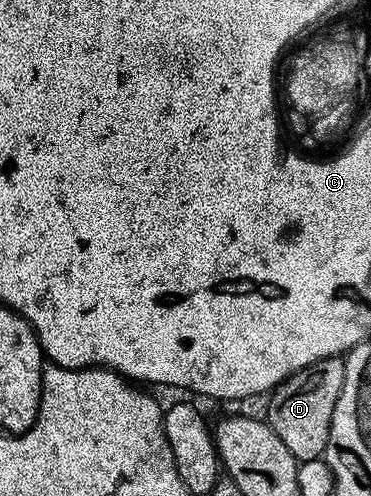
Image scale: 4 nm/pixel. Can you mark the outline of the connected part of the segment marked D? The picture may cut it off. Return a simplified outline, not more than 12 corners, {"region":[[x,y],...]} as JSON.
{"region":[[327,358],[269,395],[272,432],[299,463],[325,455],[346,364]]}

